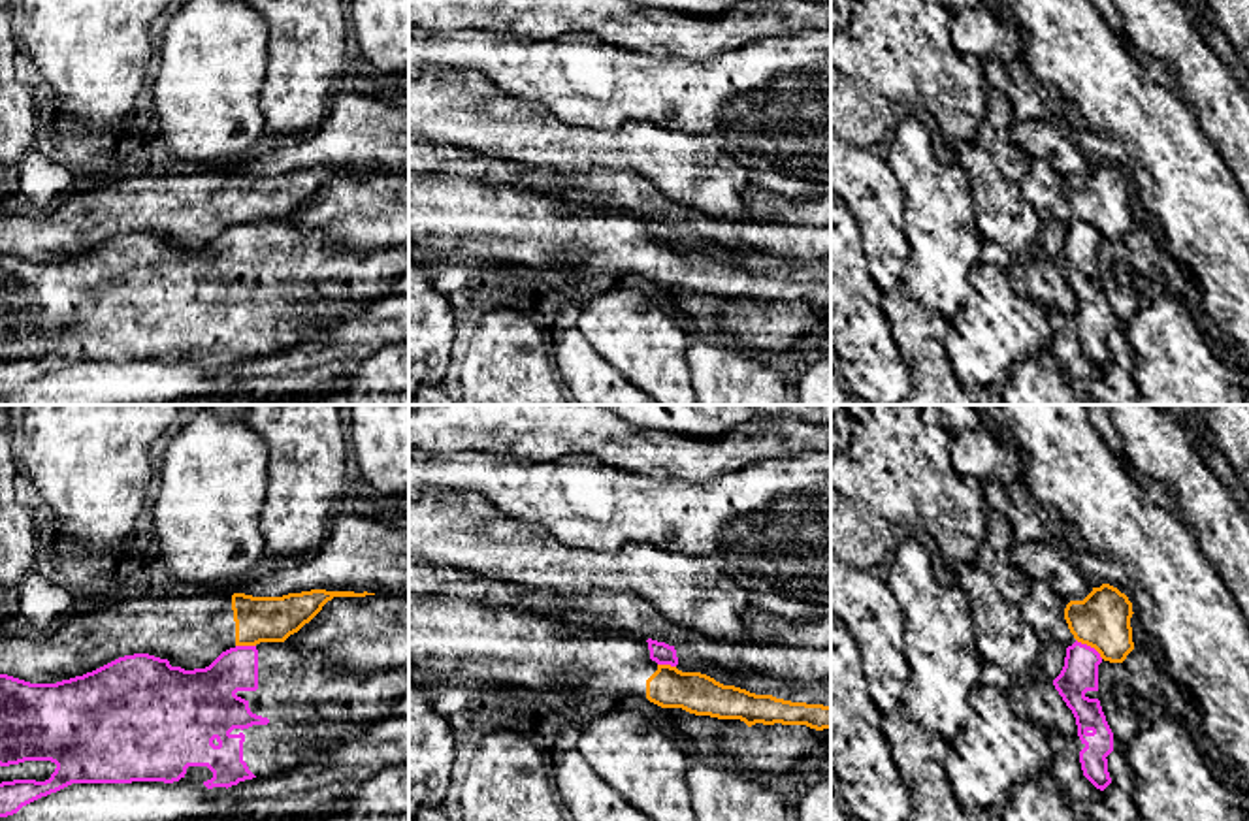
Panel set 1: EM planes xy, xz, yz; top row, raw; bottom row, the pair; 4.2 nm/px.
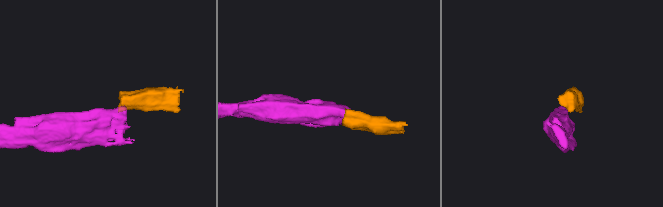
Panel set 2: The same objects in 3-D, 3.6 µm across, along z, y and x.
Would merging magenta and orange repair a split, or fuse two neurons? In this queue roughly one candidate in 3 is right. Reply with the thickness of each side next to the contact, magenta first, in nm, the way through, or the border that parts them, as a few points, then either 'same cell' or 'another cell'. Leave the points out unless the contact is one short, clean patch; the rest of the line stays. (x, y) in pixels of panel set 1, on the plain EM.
calibres 160 and 240 nm; border yz (1076, 217), (1089, 223), (1103, 236); another cell

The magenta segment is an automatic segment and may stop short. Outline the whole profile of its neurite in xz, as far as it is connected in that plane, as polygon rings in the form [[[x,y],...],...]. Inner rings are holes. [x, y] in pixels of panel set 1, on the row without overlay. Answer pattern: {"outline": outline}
{"outline": [[[648,217],[650,237],[657,243],[671,243],[682,250],[701,250],[723,264],[735,264],[755,273],[772,273],[776,277],[806,282],[831,284],[831,258],[825,262],[786,262],[763,252],[738,250],[716,245],[682,226]]]}

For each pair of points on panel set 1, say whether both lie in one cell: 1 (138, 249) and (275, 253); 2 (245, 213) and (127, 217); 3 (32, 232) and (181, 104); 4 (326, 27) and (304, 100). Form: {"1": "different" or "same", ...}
{"1": "same", "2": "same", "3": "different", "4": "same"}

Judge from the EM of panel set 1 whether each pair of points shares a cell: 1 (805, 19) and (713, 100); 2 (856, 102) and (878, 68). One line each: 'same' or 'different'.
1: different
2: different

